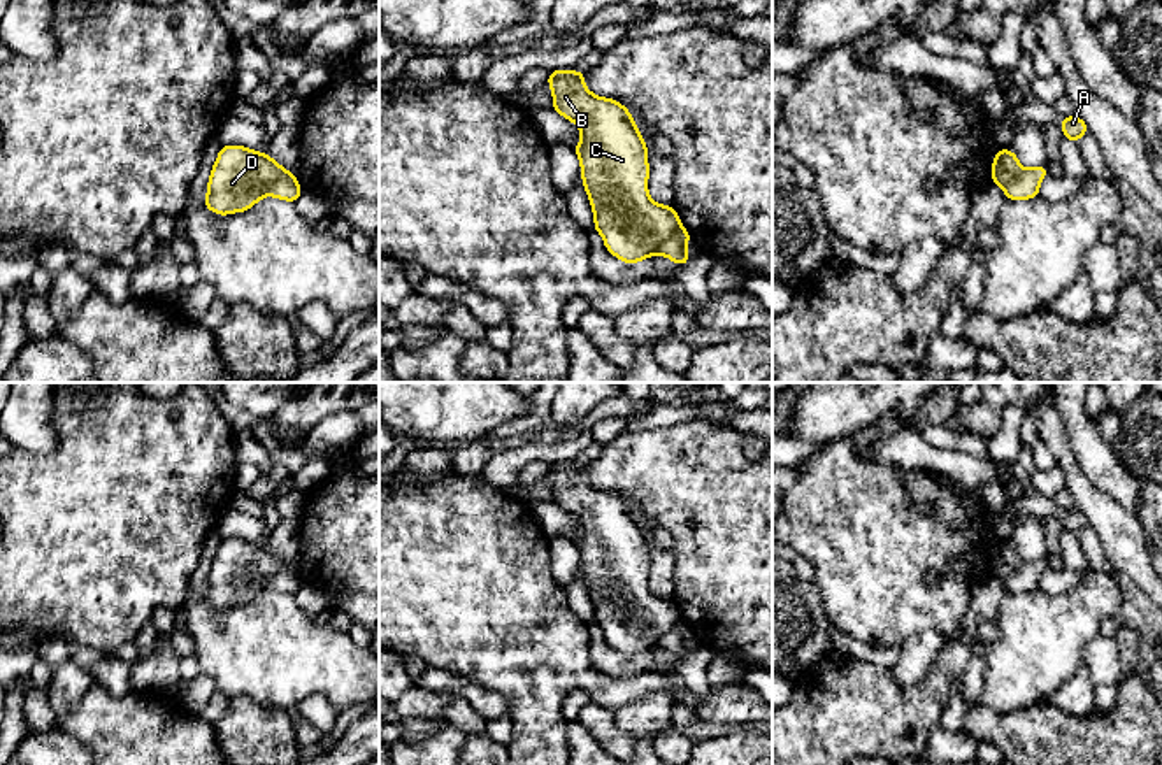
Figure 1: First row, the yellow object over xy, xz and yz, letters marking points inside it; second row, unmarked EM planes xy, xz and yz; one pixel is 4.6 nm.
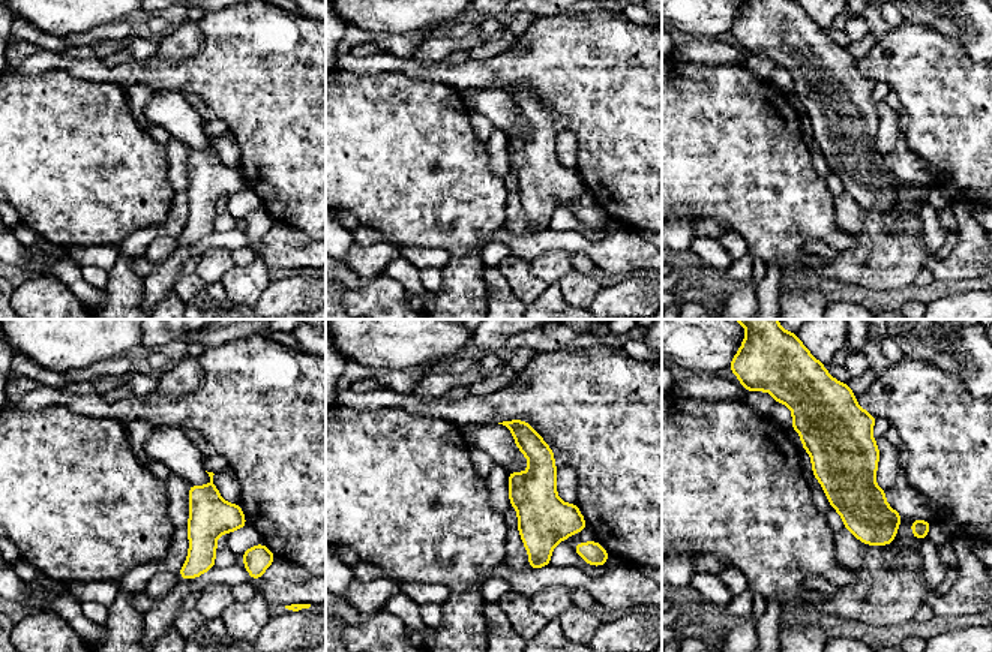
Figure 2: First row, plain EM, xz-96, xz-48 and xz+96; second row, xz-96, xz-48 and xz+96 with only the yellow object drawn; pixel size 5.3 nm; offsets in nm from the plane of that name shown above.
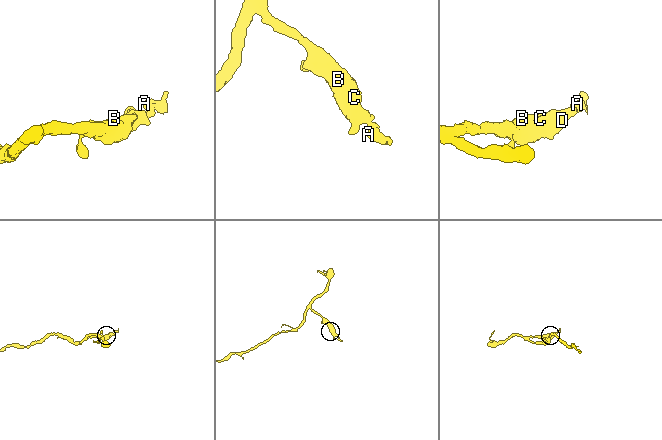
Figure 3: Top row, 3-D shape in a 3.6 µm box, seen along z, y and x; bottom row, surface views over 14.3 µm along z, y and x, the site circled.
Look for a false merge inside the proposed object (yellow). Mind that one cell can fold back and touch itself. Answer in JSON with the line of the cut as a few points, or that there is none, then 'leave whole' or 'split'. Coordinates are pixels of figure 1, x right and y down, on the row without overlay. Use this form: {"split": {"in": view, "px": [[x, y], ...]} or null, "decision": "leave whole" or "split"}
{"split": {"in": "xz", "px": [[680, 618], [655, 644]]}, "decision": "split"}

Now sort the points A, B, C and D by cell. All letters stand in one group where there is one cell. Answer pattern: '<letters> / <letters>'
A / B C D

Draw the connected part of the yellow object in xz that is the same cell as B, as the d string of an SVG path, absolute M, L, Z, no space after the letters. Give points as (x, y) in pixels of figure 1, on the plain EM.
M551 463L546 474L553 484L553 502L581 521L581 537L570 539L581 554L583 579L595 609L593 621L606 642L625 656L653 649L660 637L681 619L672 598L655 597L648 588L648 540L632 507L613 491L592 488L585 479L586 465Z

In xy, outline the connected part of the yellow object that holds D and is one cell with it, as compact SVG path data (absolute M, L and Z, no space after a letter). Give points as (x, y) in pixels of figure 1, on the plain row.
M221 539L207 577L204 600L226 609L244 605L267 588L284 561L267 546L244 539Z

